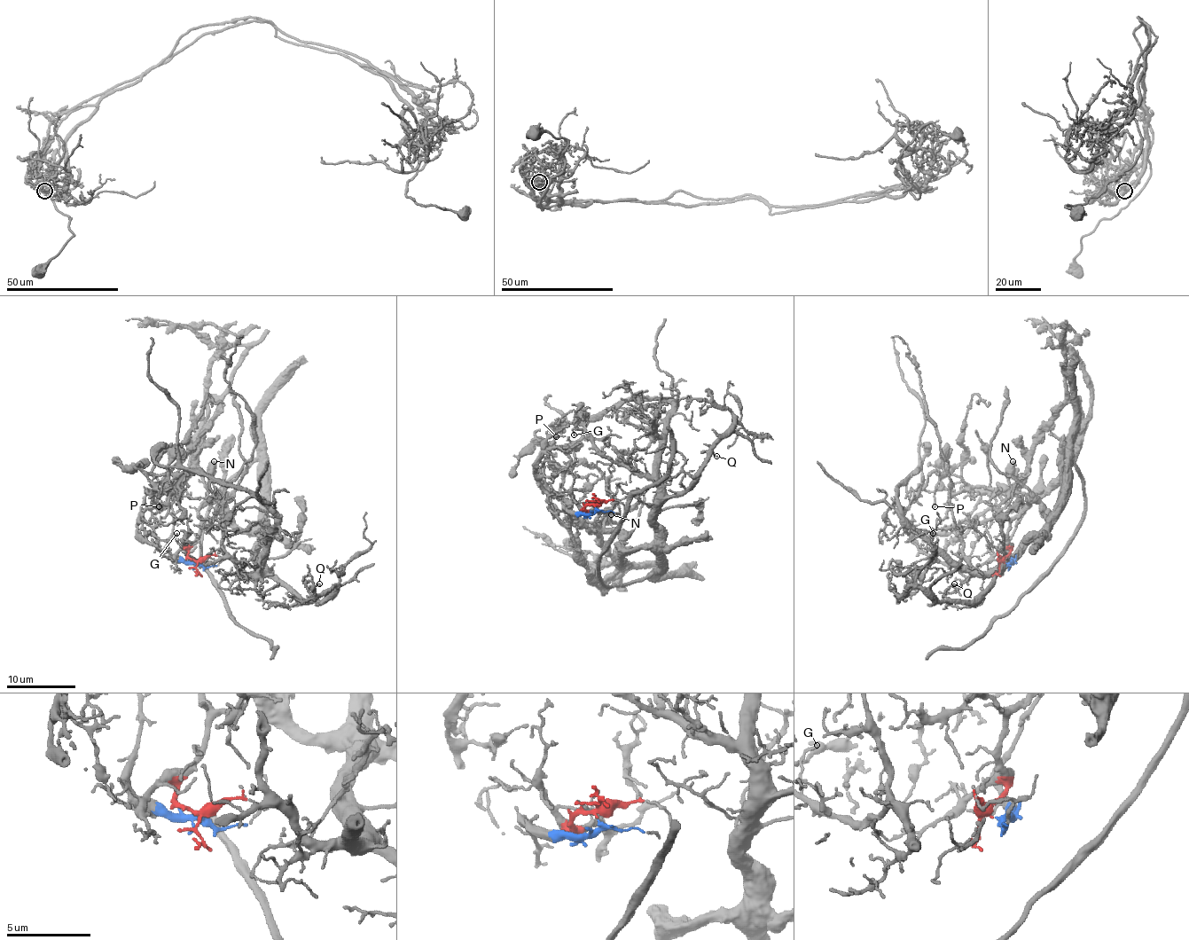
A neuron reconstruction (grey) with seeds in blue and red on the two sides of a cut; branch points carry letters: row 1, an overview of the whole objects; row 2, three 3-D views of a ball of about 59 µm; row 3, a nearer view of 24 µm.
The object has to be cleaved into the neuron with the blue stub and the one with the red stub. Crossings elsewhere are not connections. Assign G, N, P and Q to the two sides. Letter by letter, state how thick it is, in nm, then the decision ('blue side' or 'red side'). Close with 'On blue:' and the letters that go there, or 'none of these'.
G: 140 nm thick; red side
N: 600 nm thick; red side
P: 280 nm thick; blue side
Q: 170 nm thick; red side
On blue: P

